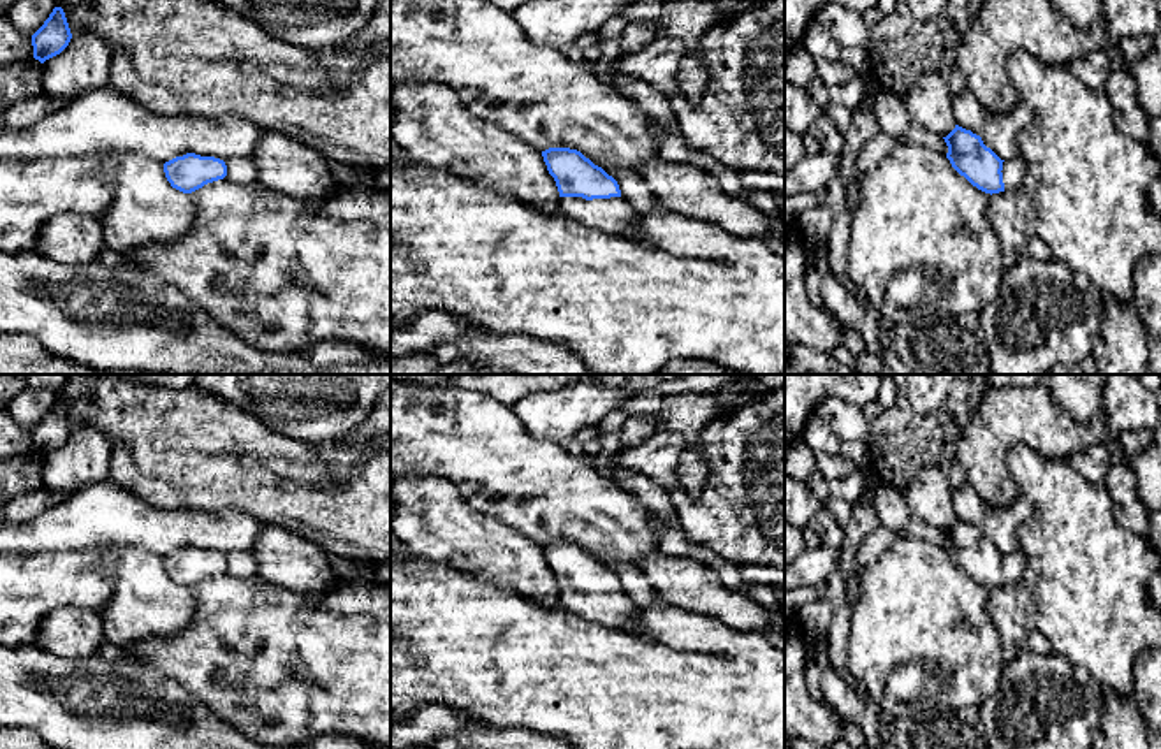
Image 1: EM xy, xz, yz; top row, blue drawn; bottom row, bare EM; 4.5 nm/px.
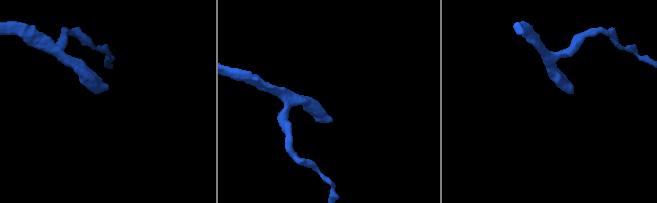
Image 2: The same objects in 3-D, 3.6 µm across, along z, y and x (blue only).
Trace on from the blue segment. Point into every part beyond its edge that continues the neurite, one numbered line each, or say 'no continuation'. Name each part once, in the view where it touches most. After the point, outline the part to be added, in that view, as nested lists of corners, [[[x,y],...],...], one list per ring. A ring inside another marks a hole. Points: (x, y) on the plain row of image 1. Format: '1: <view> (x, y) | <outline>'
1: xz (614, 609) | [[[561,591],[559,605],[584,619],[596,621],[602,626],[617,628],[626,633],[640,635],[635,624],[637,607],[623,591],[593,593]]]

